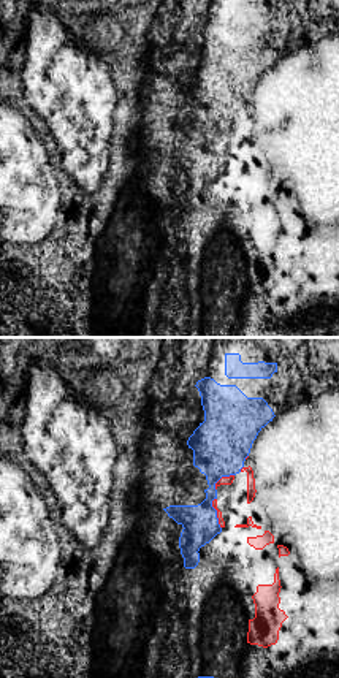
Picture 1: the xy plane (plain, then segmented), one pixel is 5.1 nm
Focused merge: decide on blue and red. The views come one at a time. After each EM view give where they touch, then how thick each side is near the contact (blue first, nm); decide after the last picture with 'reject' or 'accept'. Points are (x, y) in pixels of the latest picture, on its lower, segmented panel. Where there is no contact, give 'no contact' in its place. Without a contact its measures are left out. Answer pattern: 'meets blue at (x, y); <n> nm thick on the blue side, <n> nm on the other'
meets blue at (216, 514); 180 nm thick on the blue side, 30 nm on the other

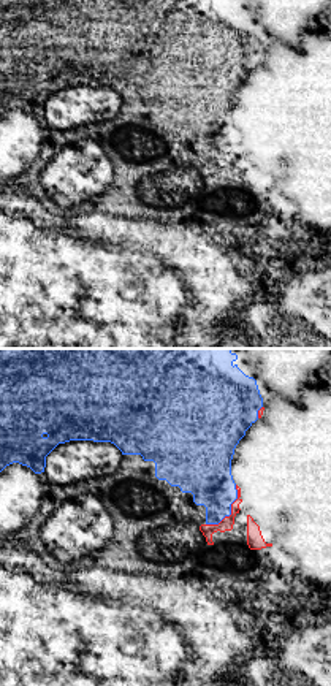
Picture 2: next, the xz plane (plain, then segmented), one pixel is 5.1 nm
meets blue at (230, 512); 260 nm thick on the blue side, 70 nm on the other

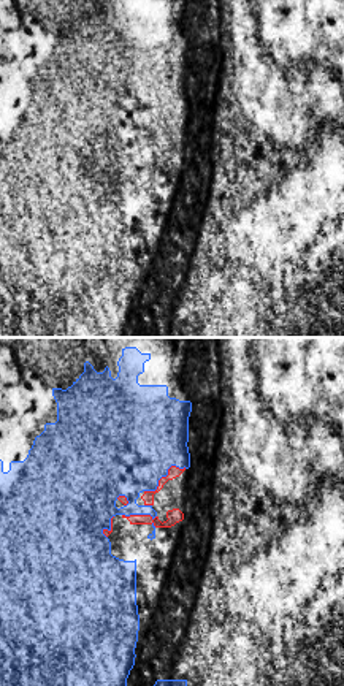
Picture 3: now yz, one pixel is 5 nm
meets blue at (164, 476); 500 nm thick on the blue side, 60 nm on the other

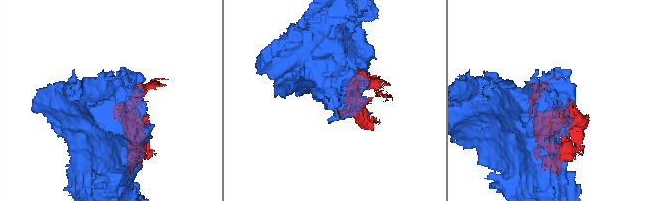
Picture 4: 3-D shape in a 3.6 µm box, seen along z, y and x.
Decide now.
accept

